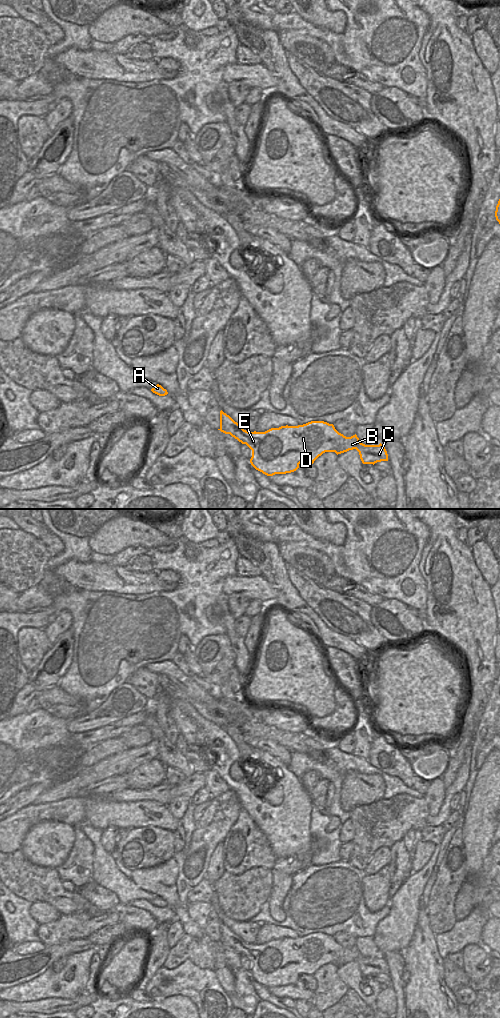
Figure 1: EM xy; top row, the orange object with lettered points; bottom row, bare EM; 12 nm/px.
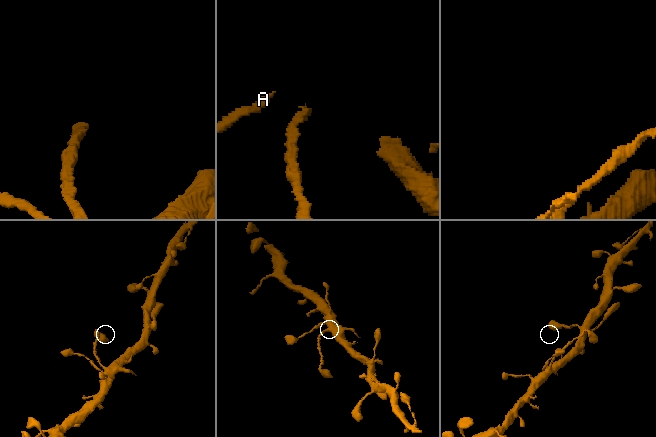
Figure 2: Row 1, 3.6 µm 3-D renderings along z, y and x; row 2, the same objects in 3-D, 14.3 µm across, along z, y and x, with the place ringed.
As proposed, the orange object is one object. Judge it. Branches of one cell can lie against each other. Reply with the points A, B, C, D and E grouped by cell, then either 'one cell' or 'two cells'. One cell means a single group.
groups A B C D E; one cell

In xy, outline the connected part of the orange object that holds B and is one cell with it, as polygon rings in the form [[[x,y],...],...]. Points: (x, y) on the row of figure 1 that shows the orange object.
[[[221,410],[218,430],[246,444],[252,450],[251,465],[267,476],[294,472],[301,462],[313,464],[325,452],[338,455],[356,449],[363,464],[388,461],[383,444],[365,445],[356,434],[346,437],[324,421],[248,432]]]

